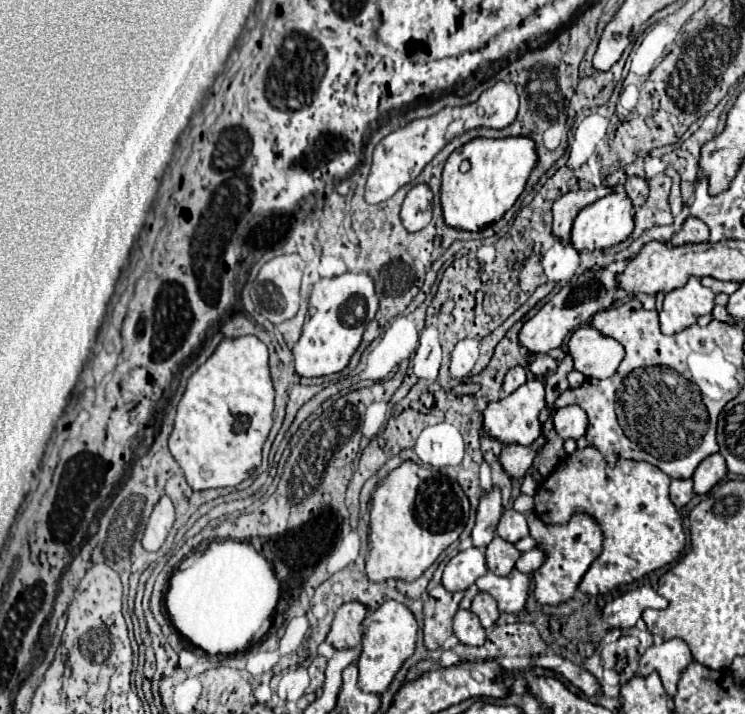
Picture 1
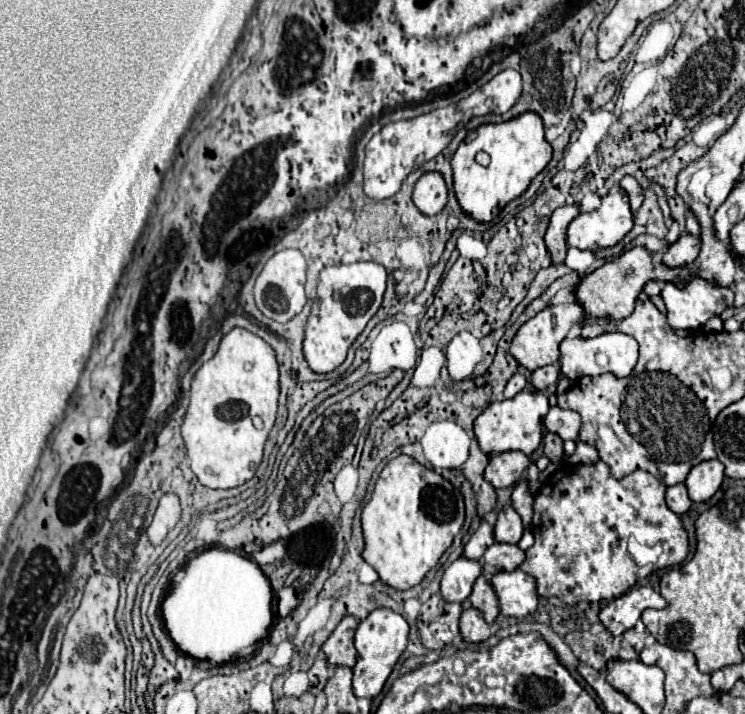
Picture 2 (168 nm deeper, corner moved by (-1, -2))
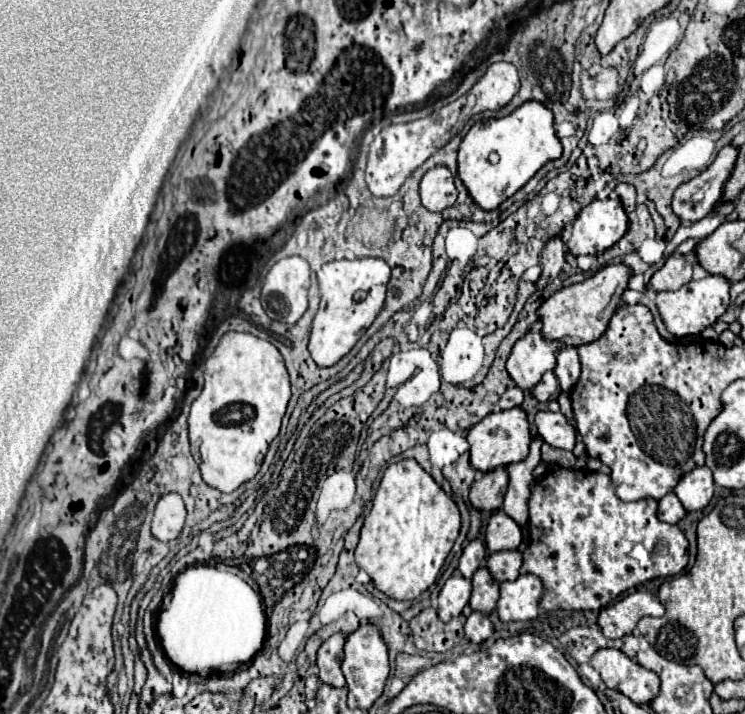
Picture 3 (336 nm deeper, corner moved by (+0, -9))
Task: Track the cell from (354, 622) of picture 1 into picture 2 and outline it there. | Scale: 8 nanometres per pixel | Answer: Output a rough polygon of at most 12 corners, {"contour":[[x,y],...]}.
{"contour":[[347,614],[321,650],[335,666],[353,668],[359,620]]}

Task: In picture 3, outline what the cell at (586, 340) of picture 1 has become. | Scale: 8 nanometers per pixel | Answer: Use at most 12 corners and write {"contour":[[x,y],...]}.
{"contour":[[562,347],[554,375],[564,393],[580,379],[576,347]]}

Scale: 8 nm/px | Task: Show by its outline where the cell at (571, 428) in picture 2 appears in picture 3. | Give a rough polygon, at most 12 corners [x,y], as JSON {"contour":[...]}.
{"contour":[[536,413],[542,439],[558,449],[574,449],[576,431],[562,413]]}

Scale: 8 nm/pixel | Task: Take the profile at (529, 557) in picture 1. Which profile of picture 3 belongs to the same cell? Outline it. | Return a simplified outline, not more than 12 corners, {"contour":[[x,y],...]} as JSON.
{"contour":[[554,465],[520,571],[546,611],[678,575],[688,539],[610,475]]}

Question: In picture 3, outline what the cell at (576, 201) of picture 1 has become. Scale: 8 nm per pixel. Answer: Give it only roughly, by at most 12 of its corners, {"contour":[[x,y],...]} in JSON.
{"contour":[[550,239],[540,255],[544,289],[564,267],[564,243]]}

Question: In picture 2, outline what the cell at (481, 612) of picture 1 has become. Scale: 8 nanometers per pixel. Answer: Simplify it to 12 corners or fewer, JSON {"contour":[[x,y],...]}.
{"contour":[[483,576],[469,600],[483,612],[487,624],[499,616],[497,596]]}

